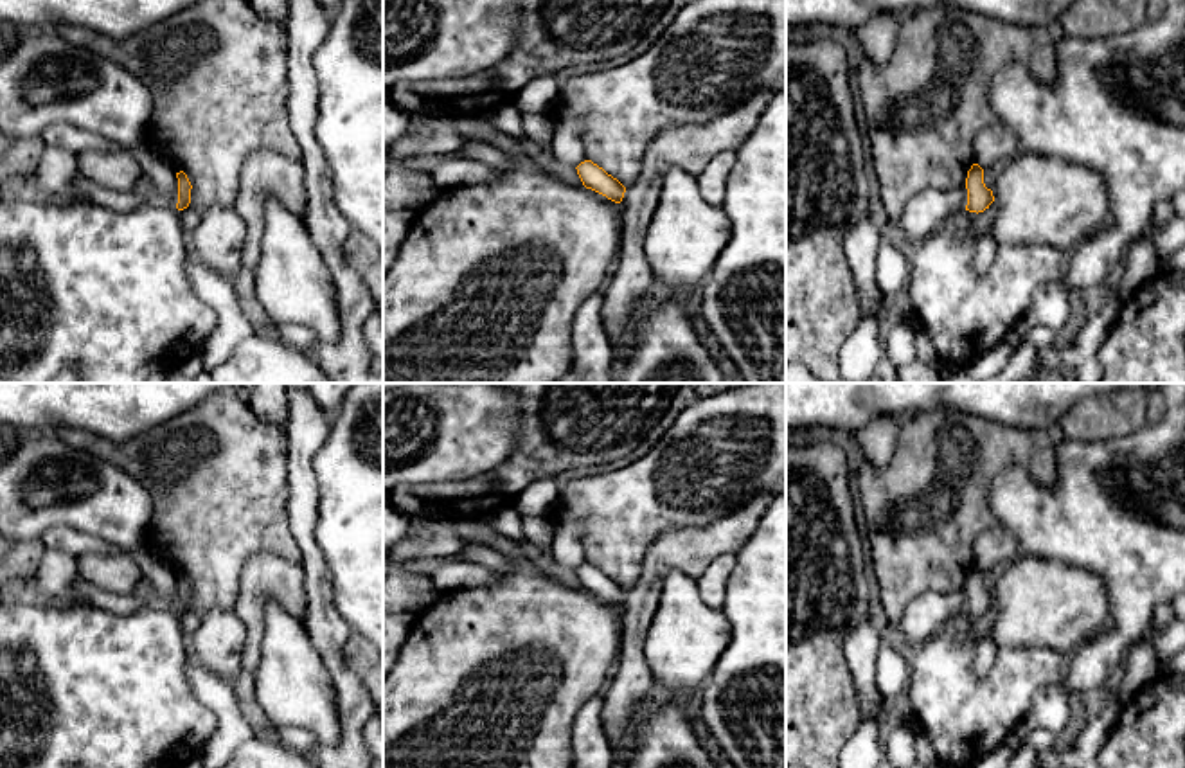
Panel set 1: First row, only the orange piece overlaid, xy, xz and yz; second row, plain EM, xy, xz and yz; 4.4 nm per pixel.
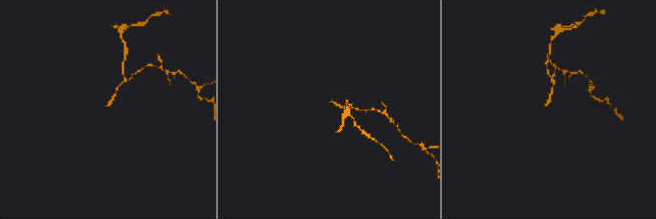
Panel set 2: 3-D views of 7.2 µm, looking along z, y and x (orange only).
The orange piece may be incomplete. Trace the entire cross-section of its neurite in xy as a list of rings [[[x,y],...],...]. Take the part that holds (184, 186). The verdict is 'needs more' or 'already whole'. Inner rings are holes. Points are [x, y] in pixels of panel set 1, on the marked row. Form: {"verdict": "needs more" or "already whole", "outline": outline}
{"verdict": "needs more", "outline": [[[183,171],[178,178],[178,203],[167,207],[142,205],[133,212],[115,212],[92,201],[58,203],[47,198],[0,198],[0,383],[50,383],[63,371],[76,371],[81,383],[147,383],[156,372],[173,372],[198,354],[218,326],[216,309],[201,300],[187,277],[189,243],[180,212],[191,203],[191,182]]]}

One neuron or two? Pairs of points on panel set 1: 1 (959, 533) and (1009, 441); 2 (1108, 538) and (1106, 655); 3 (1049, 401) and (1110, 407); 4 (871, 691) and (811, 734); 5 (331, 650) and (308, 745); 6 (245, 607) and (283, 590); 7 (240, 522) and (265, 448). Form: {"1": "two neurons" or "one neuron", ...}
{"1": "one neuron", "2": "one neuron", "3": "two neurons", "4": "two neurons", "5": "two neurons", "6": "one neuron", "7": "one neuron"}

